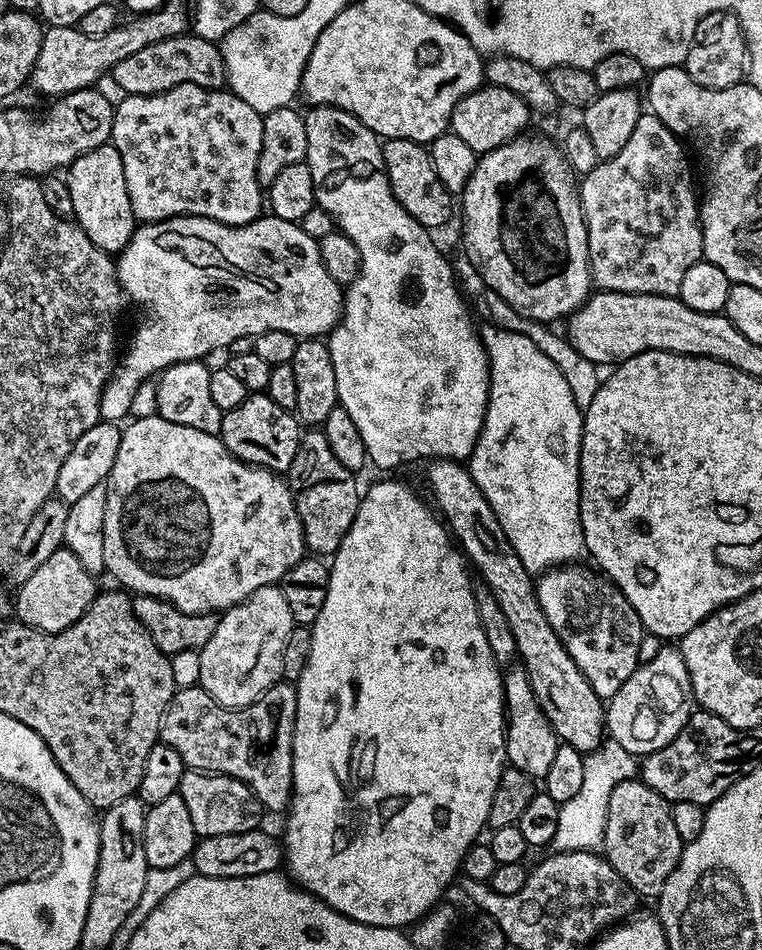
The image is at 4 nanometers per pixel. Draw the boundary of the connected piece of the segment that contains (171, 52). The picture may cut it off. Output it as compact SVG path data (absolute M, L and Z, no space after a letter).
M195 34L154 42L154 46L146 46L146 50L138 50L138 54L130 54L130 58L118 62L110 73L110 80L121 88L121 93L129 96L149 96L183 84L223 89L227 79L226 62L223 61L220 44Z

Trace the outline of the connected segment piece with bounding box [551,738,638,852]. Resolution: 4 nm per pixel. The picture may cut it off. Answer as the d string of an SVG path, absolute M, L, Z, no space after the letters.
M610 738L595 752L585 755L586 775L582 781L582 790L570 802L559 805L557 829L551 847L557 852L596 852L603 849L606 834L606 810L610 806L610 790L618 786L618 782L633 779L638 772L637 757L631 756L618 742Z

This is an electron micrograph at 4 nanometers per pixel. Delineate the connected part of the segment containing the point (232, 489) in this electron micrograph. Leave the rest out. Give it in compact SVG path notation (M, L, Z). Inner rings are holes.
M159 414L141 416L131 422L133 424L129 428L125 427L121 431L118 458L114 458L114 466L106 481L108 493L104 523L104 566L107 575L112 575L120 583L117 585L123 586L132 594L162 598L186 614L223 614L235 604L242 603L250 594L254 594L254 590L279 582L289 568L294 567L299 560L305 559L306 545L302 522L298 518L291 490L277 473L242 462L236 456L232 456L230 450L226 450L219 435L211 436L202 430L194 430L194 426L178 426L178 422L166 422L166 418Z

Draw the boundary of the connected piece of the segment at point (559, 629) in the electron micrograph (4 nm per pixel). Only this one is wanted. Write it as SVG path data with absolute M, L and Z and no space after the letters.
M573 562L543 573L536 580L536 593L542 606L542 614L546 614L546 622L550 622L554 634L558 634L566 654L574 658L586 682L594 686L594 694L602 698L611 698L614 694L618 694L618 690L622 690L622 682L626 682L626 678L630 678L630 674L634 674L634 670L640 667L638 646L642 646L646 629L638 618L634 606L630 606L630 602L620 589L607 576L591 567L583 568L582 565L583 563Z

